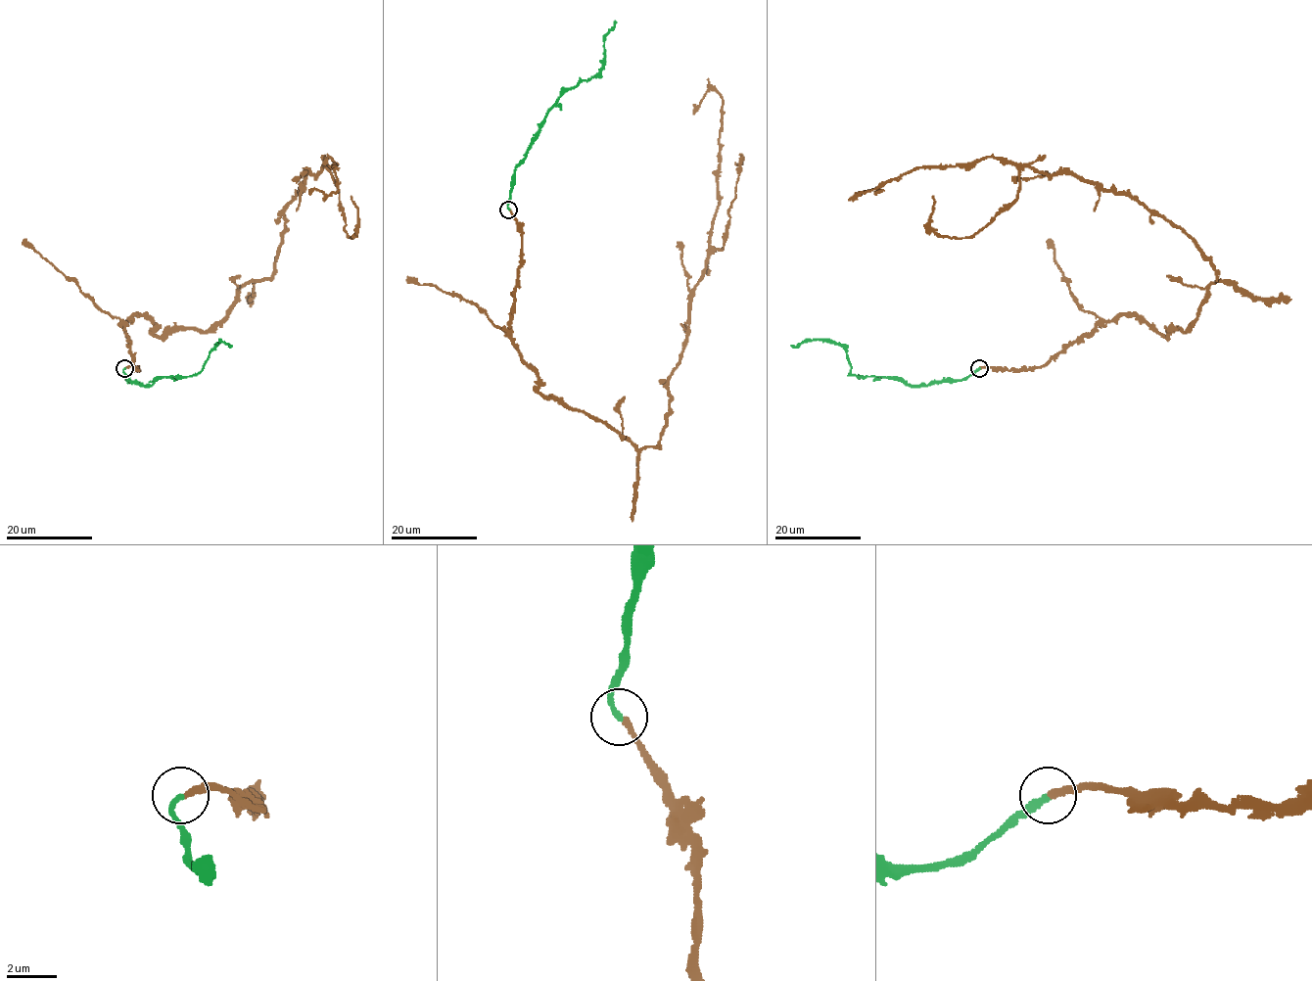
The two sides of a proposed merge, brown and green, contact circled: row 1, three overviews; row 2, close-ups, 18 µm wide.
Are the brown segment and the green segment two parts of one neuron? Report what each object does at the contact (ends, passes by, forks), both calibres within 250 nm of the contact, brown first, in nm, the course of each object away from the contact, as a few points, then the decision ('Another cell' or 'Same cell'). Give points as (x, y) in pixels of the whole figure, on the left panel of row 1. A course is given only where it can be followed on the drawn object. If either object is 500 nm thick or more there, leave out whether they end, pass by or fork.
At the ring brown ends. At the ring green ends. Thickness 190 nm (brown) against 200 nm. Course of brown: (125, 368), (135, 314), (159, 337), (205, 331), (269, 278), (283, 210), (329, 157), (338, 190), (308, 190). Course of green: (124, 368), (126, 380), (151, 385), (163, 376), (195, 375), (219, 339), (230, 345). Same cell

